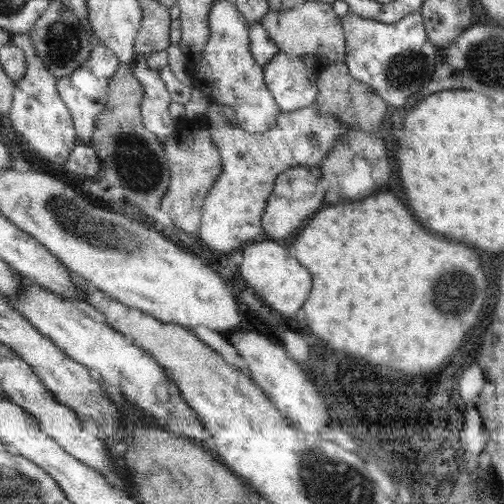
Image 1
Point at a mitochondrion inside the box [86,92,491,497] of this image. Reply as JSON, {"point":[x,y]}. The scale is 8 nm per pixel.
{"point":[455,293]}

